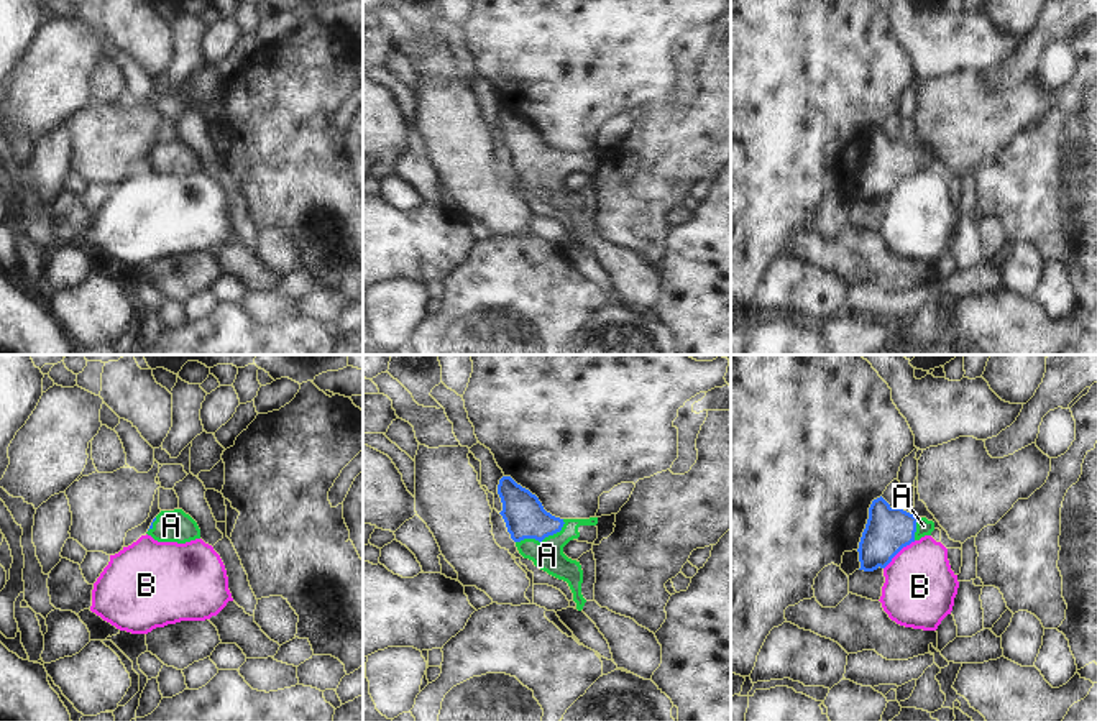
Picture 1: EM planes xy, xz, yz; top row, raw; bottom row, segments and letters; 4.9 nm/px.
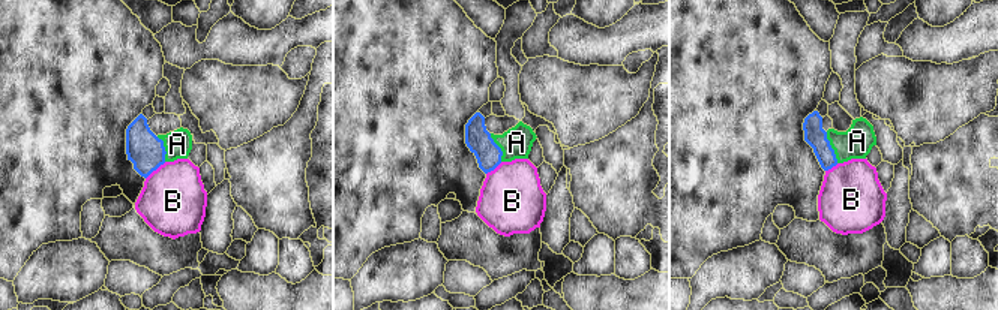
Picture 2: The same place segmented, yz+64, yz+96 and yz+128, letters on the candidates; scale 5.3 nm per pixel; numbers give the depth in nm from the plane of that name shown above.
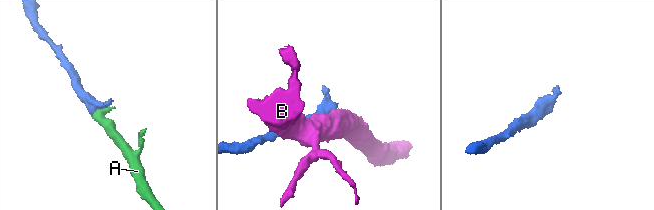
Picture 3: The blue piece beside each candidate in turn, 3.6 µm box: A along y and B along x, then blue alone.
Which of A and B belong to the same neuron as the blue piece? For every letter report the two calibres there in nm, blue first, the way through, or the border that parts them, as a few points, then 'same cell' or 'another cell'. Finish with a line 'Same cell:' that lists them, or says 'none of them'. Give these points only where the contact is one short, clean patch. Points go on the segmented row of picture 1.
A: 200/150 nm | across xz (524, 516), (541, 541), (547, 555) | same cell
B: 220/360 nm | another cell
Same cell: A

